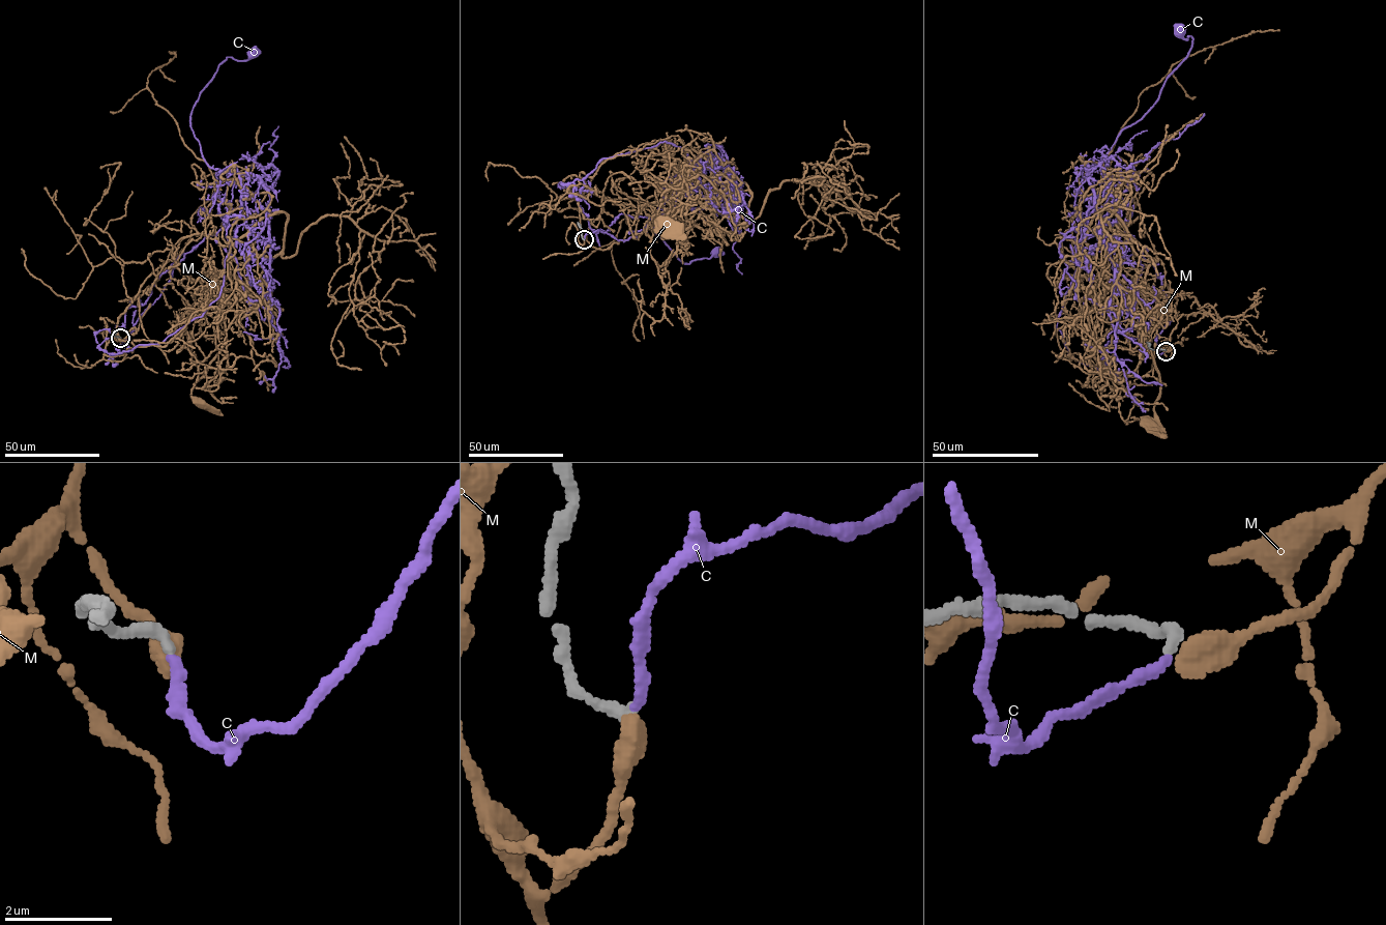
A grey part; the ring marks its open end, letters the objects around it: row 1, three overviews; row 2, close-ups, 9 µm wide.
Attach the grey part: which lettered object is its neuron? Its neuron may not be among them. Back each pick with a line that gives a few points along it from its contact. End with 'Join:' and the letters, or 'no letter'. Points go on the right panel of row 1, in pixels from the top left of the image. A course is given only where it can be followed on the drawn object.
C: course (1166, 351), (1155, 343), (1161, 277), (1131, 235), (1088, 230), (1081, 193), (1083, 170), (1189, 52), (1180, 30)
Join: C

